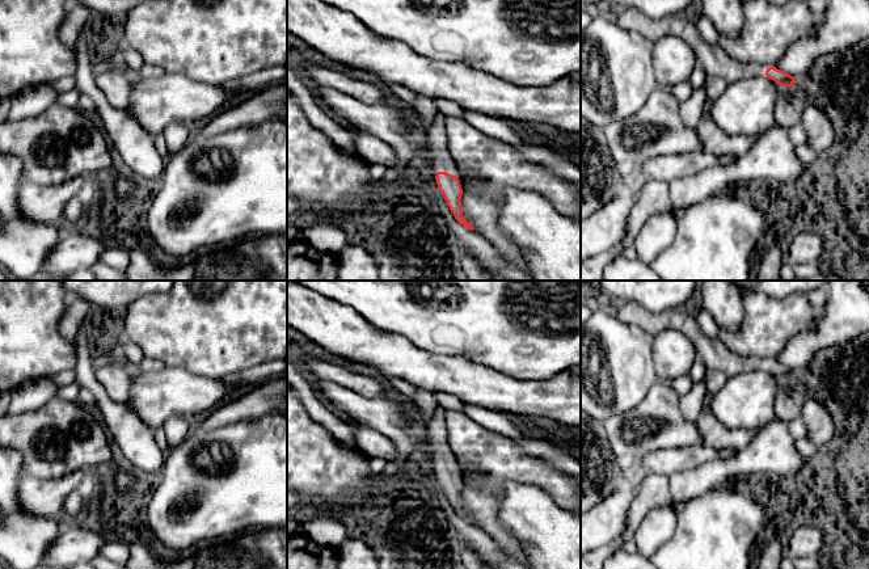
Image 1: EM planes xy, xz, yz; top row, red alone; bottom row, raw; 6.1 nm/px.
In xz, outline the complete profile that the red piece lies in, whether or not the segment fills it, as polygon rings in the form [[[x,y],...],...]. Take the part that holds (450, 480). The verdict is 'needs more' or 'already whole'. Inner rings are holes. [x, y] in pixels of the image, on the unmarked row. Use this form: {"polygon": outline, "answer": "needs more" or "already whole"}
{"polygon": [[[442,406],[436,408],[435,417],[427,422],[427,433],[433,447],[433,460],[436,464],[436,477],[442,485],[447,500],[454,507],[455,513],[473,524],[472,519],[465,514],[461,502],[461,479],[457,471],[452,469],[452,452],[448,447],[448,434],[446,429],[446,409]]], "answer": "needs more"}

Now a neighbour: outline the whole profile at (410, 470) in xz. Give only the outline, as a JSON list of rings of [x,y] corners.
[[[415,456],[402,461],[400,468],[396,468],[398,477],[404,480],[410,480],[412,482],[421,481],[421,458]]]

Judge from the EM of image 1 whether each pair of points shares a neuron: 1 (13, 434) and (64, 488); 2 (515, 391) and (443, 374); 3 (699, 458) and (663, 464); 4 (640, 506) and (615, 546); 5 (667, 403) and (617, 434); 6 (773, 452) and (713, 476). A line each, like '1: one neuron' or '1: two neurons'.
1: two neurons
2: one neuron
3: one neuron
4: one neuron
5: one neuron
6: one neuron

